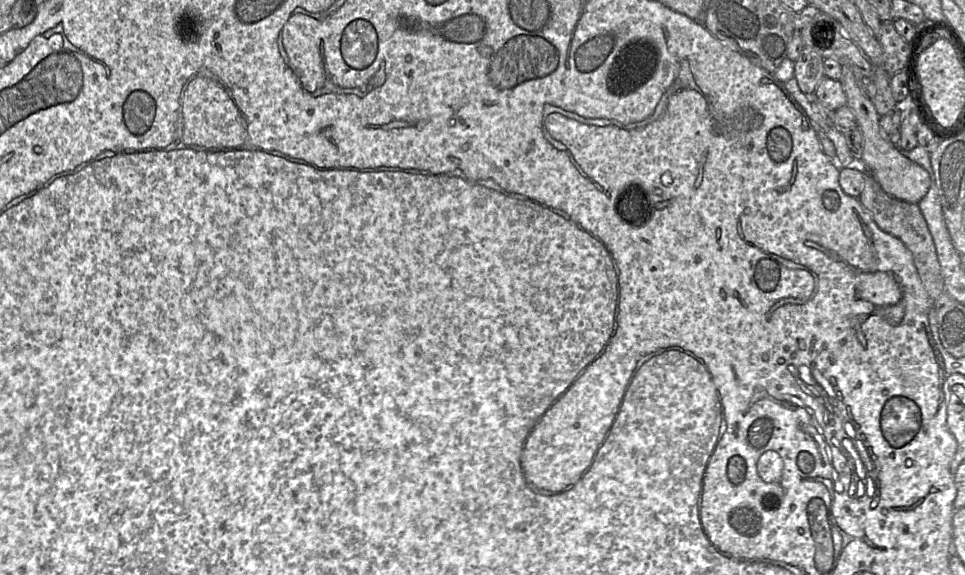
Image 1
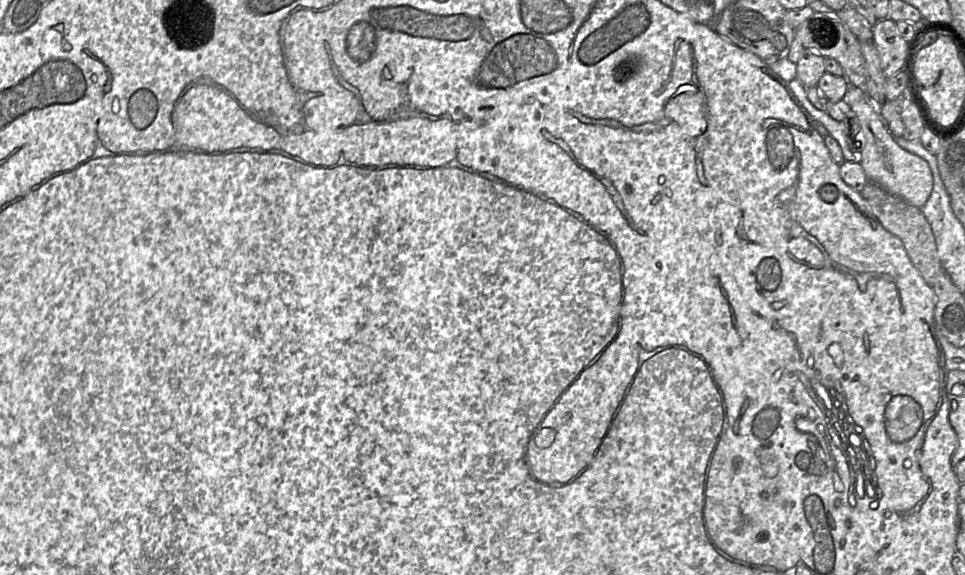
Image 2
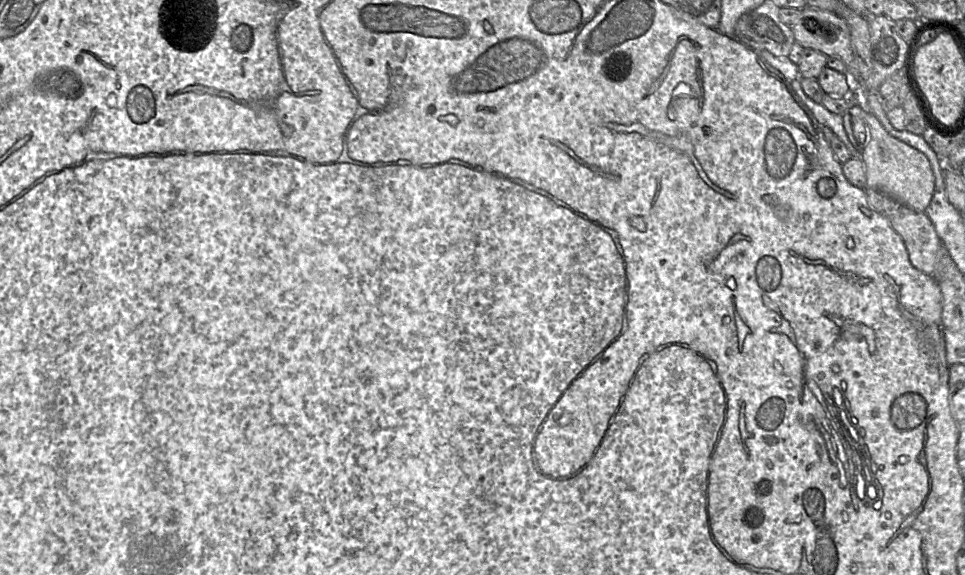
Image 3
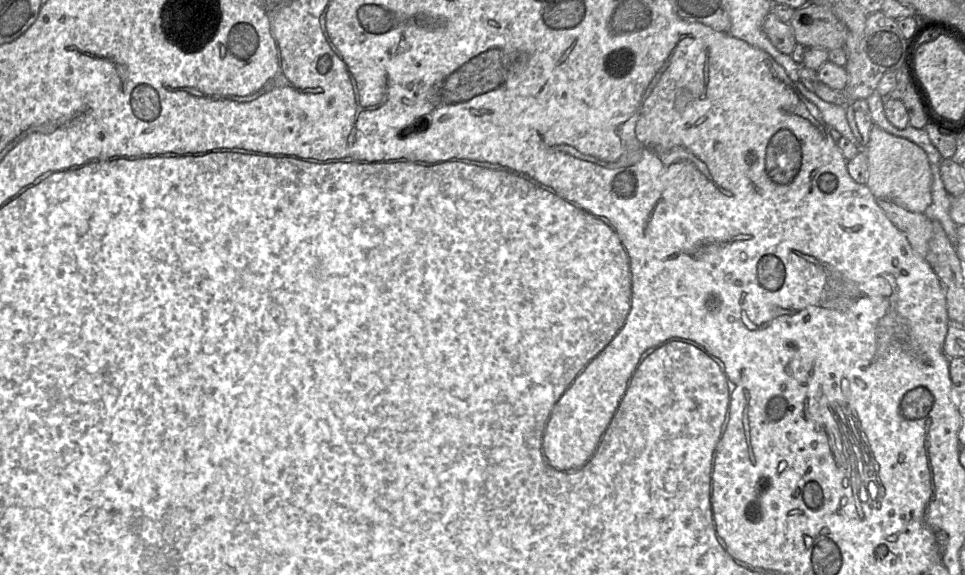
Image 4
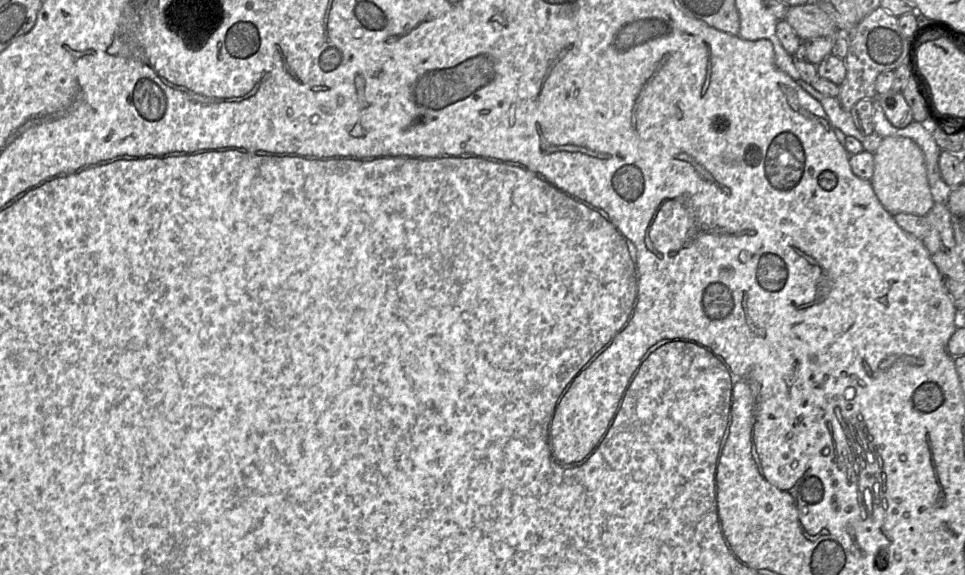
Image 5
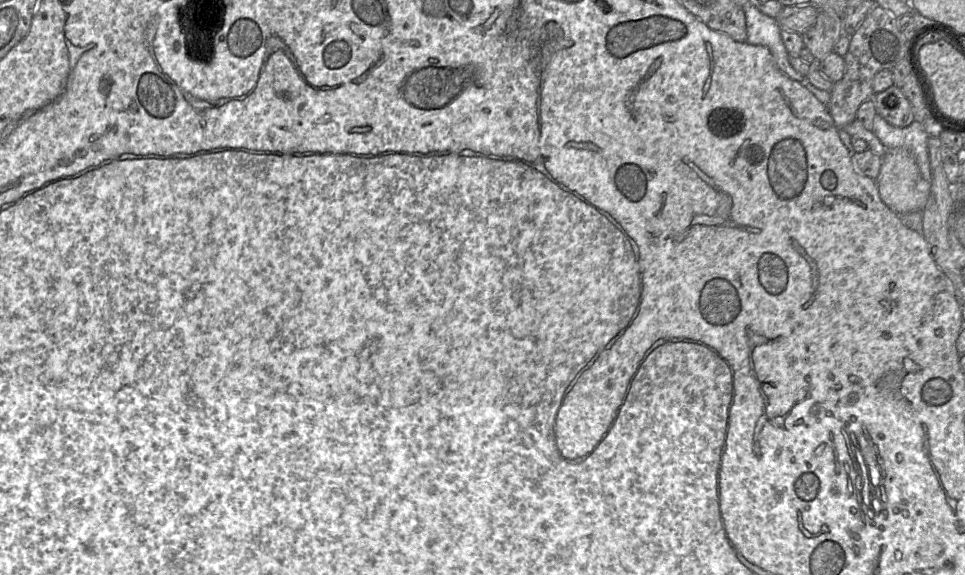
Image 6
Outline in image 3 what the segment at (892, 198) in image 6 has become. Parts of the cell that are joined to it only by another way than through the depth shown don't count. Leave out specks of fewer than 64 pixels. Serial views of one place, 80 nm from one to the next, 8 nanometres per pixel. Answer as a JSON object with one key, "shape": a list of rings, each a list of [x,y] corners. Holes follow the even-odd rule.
{"shape":[[[866,111],[865,120],[870,132],[869,142],[861,154],[866,187],[876,189],[917,212],[925,212],[935,186],[935,176],[928,158],[917,149],[891,136],[869,111]]]}

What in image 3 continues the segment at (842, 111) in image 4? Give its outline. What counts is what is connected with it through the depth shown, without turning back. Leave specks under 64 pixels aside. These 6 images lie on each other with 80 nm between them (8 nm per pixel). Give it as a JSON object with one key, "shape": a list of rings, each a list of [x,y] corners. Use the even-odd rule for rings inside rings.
{"shape":[[[800,78],[790,81],[792,88],[802,100],[802,102],[813,113],[819,124],[829,127],[834,134],[846,145],[853,158],[861,158],[862,151],[859,151],[851,143],[843,124],[843,115],[835,114],[825,108],[823,104],[816,103],[804,92]]]}

